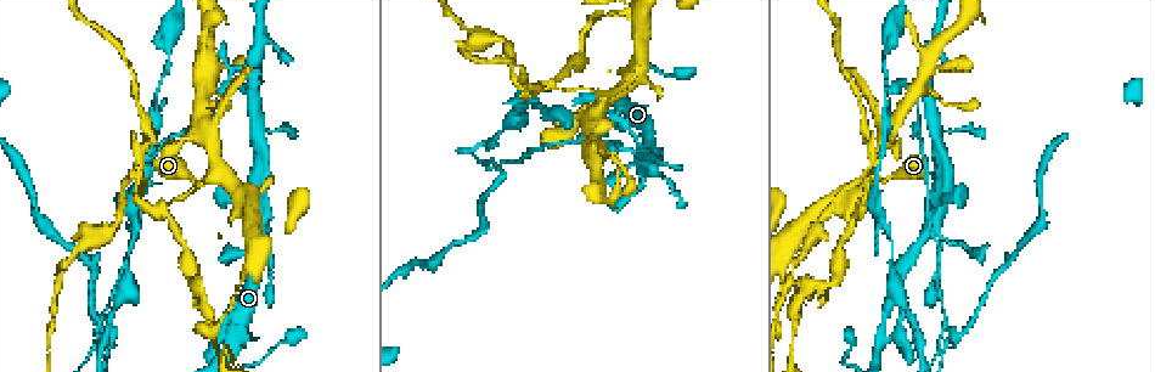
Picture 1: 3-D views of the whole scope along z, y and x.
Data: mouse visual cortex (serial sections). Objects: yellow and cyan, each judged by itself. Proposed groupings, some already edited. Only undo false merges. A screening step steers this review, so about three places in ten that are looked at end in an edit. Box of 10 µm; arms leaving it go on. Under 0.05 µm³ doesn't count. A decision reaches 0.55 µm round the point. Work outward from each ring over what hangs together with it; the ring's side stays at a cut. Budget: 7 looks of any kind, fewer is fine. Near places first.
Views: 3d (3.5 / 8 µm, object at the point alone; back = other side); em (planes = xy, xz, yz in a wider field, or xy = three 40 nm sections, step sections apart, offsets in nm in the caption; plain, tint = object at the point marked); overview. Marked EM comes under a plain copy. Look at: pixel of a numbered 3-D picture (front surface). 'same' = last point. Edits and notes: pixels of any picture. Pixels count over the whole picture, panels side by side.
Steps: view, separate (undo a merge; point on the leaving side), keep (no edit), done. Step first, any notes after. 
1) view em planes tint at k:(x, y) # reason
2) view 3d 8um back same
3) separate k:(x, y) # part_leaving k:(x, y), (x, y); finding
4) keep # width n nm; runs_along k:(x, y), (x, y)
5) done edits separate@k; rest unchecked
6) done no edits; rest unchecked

view 3d 3.5um at 1:(939, 235)

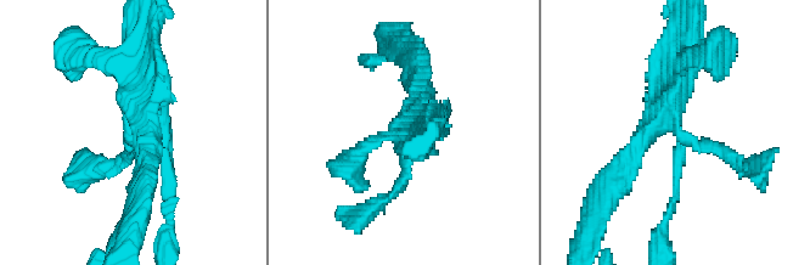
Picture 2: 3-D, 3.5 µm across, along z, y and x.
view em xy step 3 tint at 2:(675, 133)

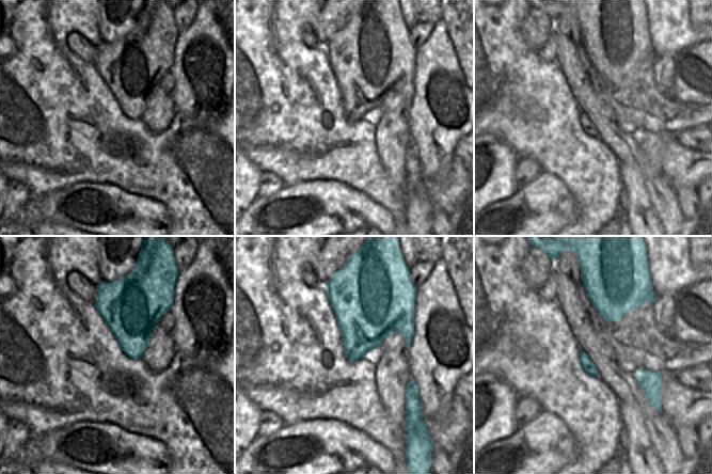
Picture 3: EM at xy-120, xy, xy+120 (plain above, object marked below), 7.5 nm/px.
keep # width 360 nm; runs_along 2:(630, 156), (665, 114), (743, 167); all the same cell

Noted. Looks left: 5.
view 3d 3.5um at 1:(872, 178) # four-way junction

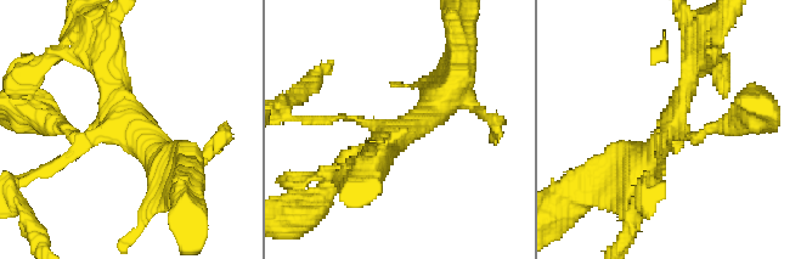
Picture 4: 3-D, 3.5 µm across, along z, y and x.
view em xy step 5 tint at 4:(675, 126)

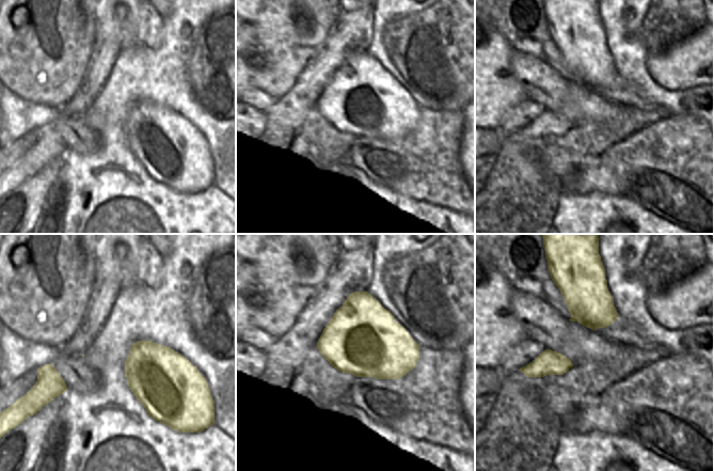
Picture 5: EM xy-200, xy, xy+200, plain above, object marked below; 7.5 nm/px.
separate 4:(317, 119) # two cells meet here

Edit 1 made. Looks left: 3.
view 3d 3.5um back at 1:(252, 83) # branch point

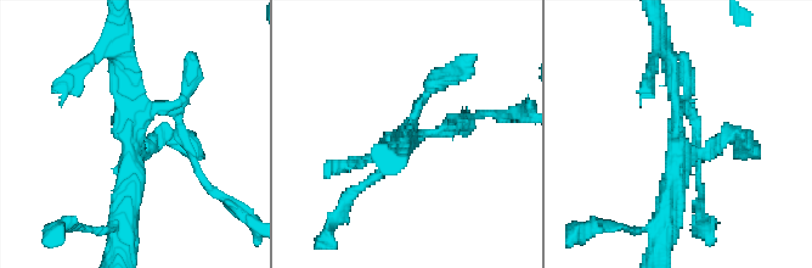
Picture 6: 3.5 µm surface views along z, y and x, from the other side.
view em planes tint at 6:(130, 129)

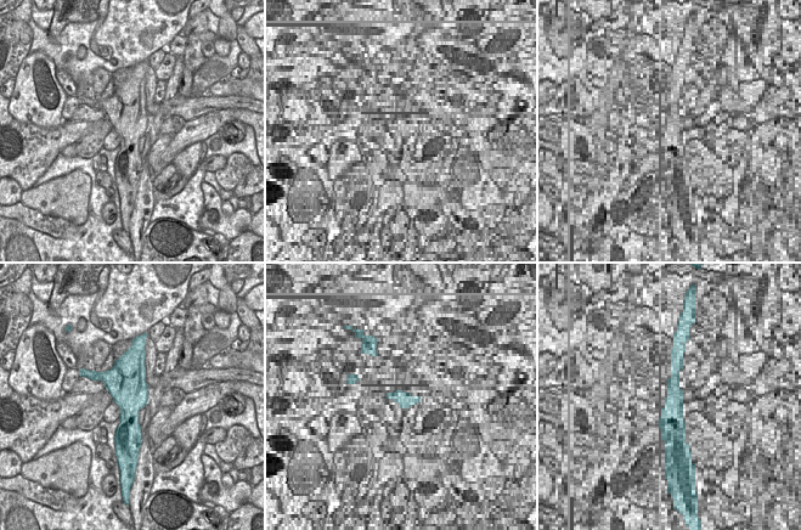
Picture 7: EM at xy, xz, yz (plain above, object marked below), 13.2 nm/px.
view em xy step 3 tint same

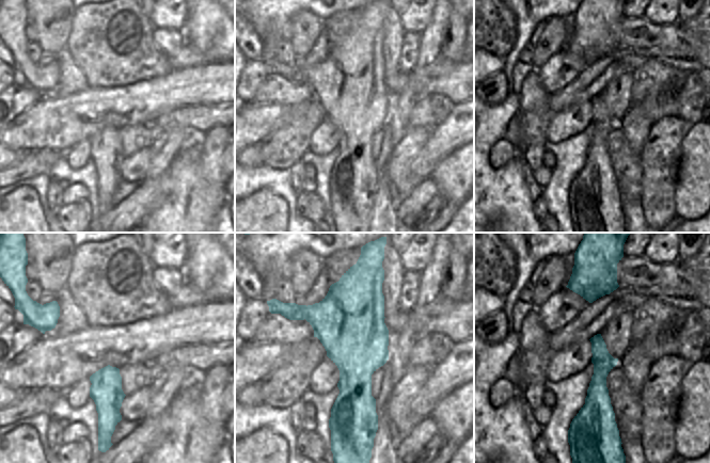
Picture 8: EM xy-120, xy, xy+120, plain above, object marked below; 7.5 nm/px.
separate 6:(683, 67) # part_leaving 6:(165, 105), (195, 172), (225, 199); a second cell is stuck on

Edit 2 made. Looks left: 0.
done edits separate@4, separate@6; rest unchecked

